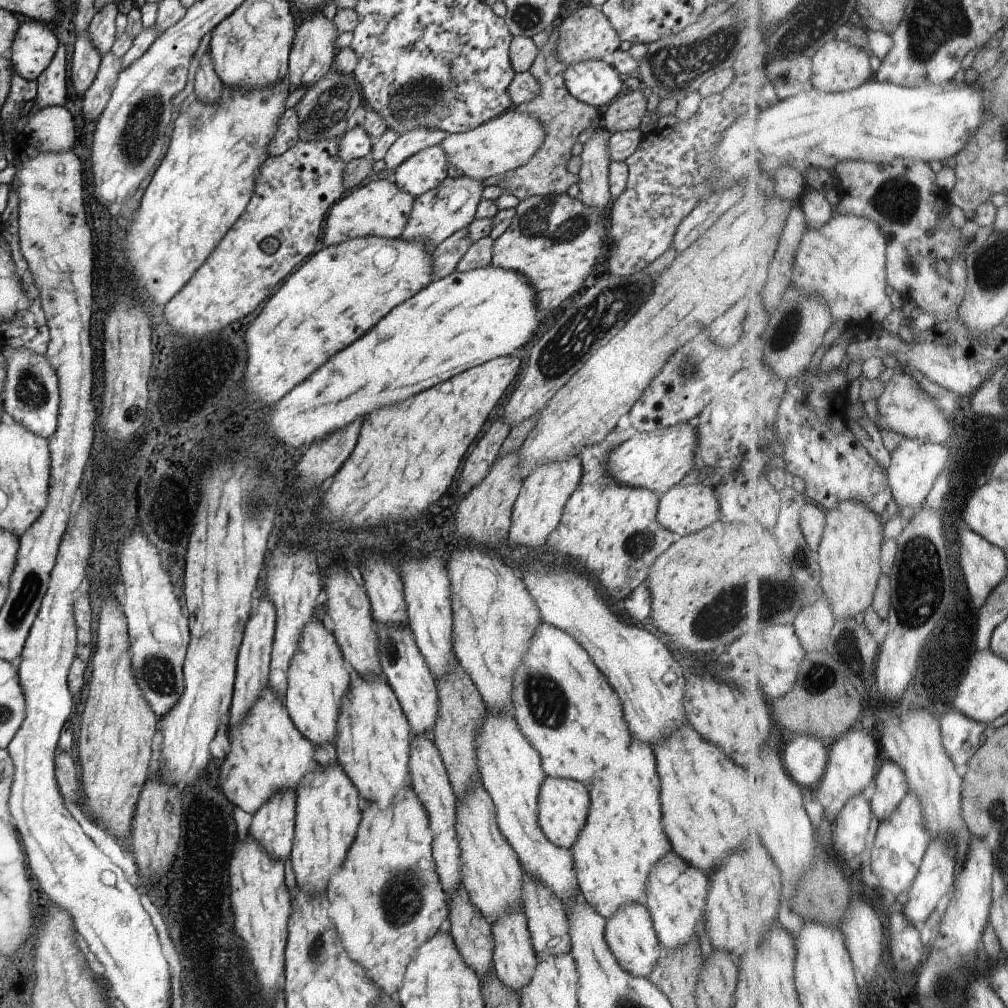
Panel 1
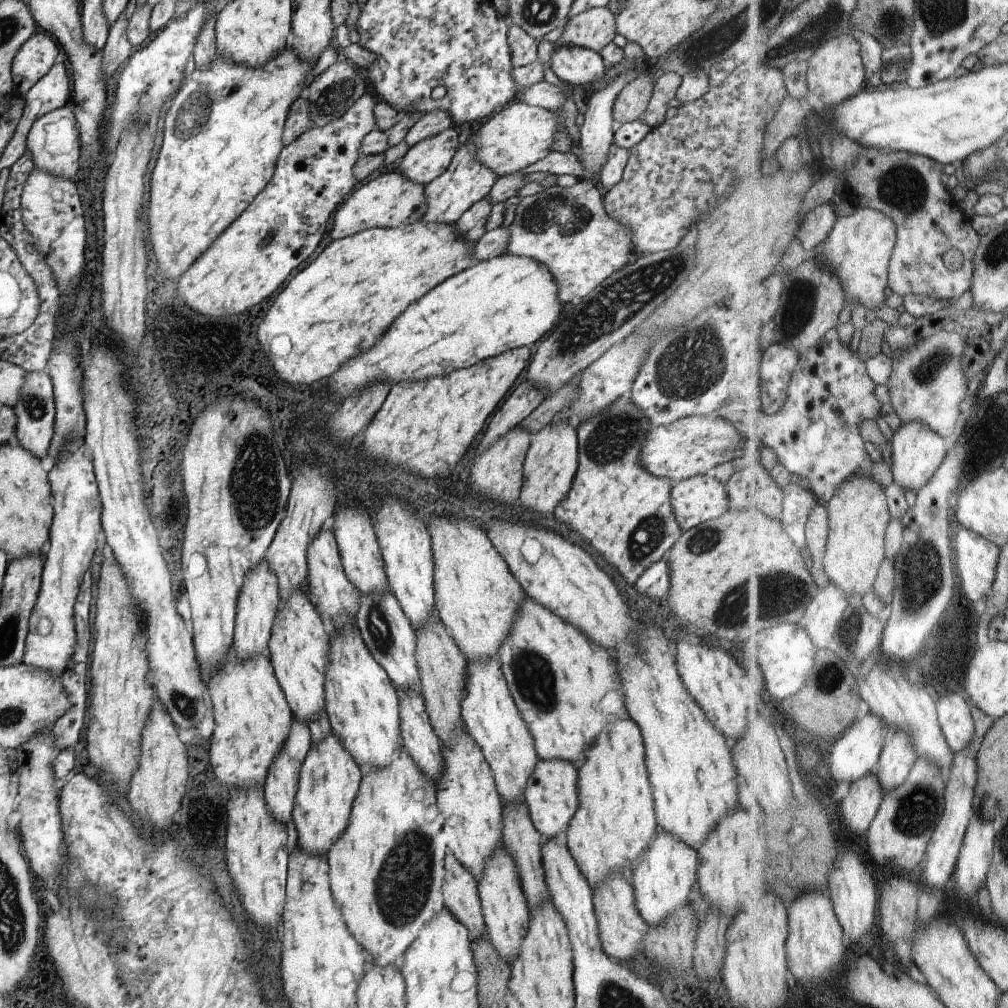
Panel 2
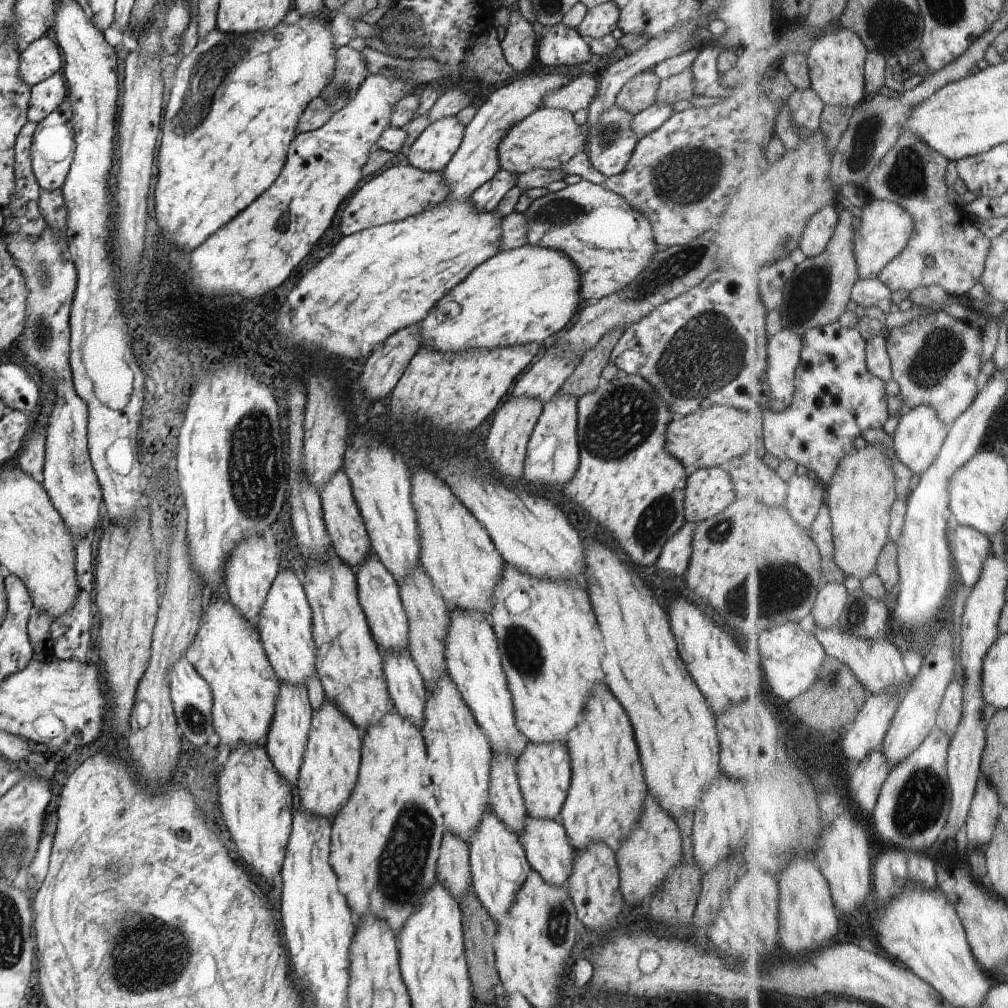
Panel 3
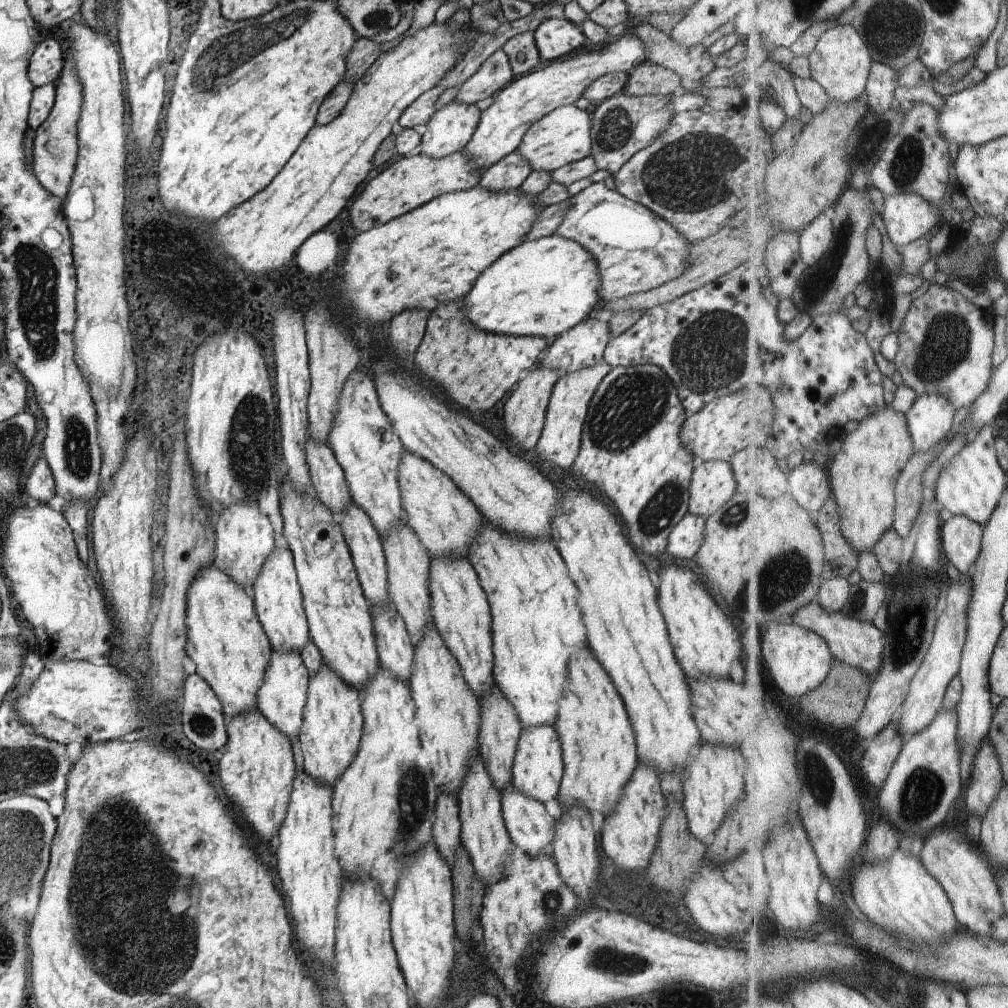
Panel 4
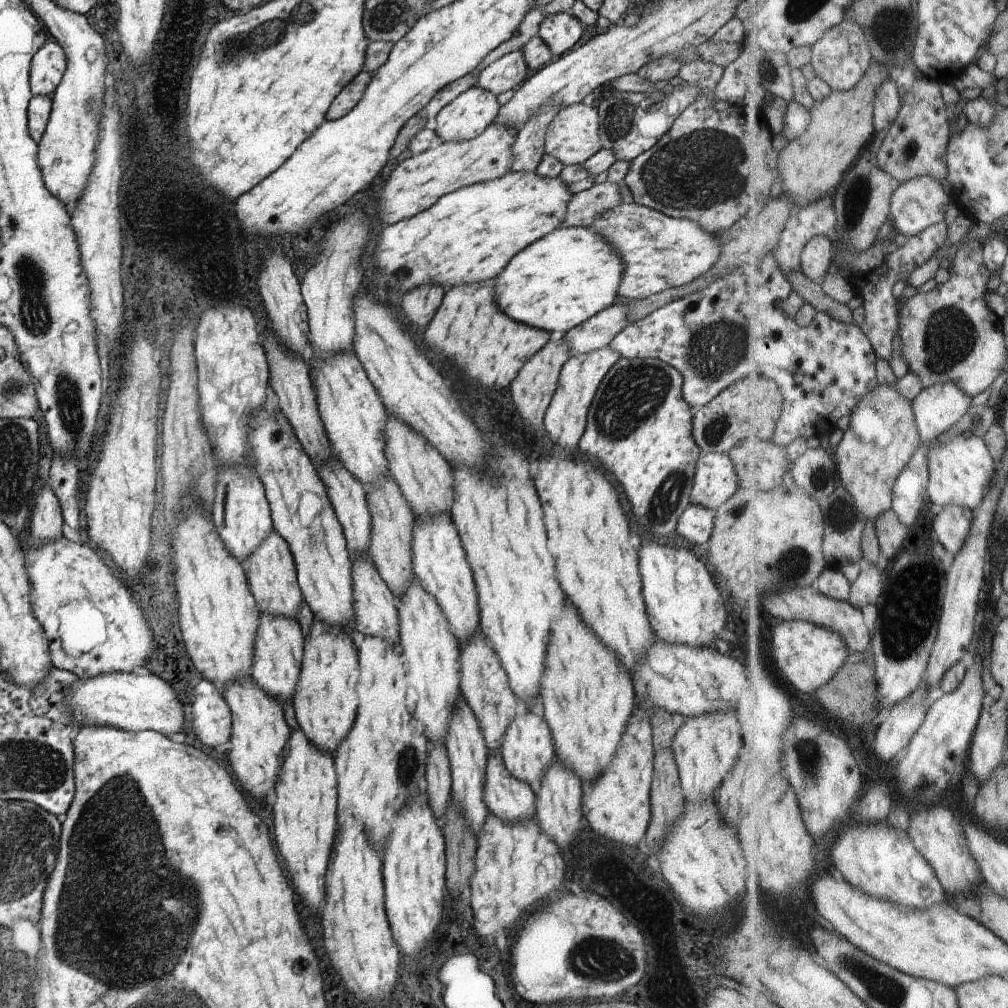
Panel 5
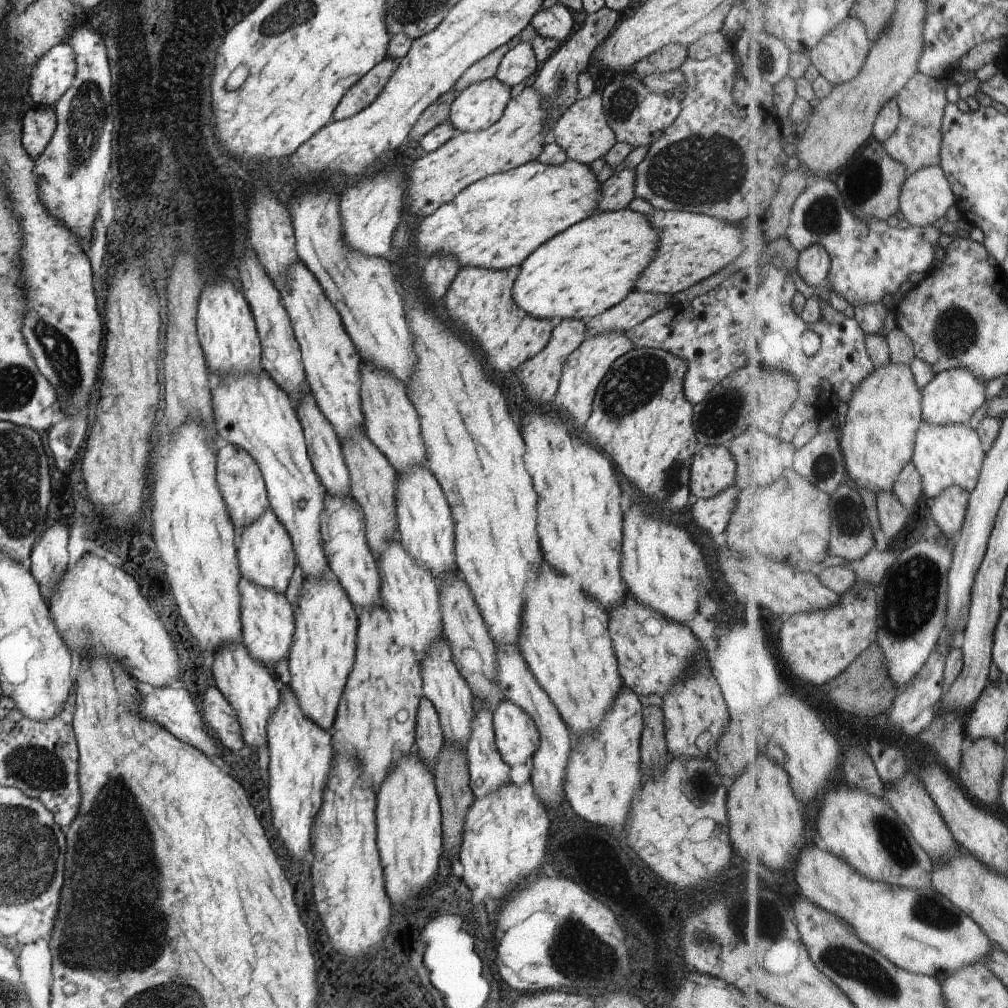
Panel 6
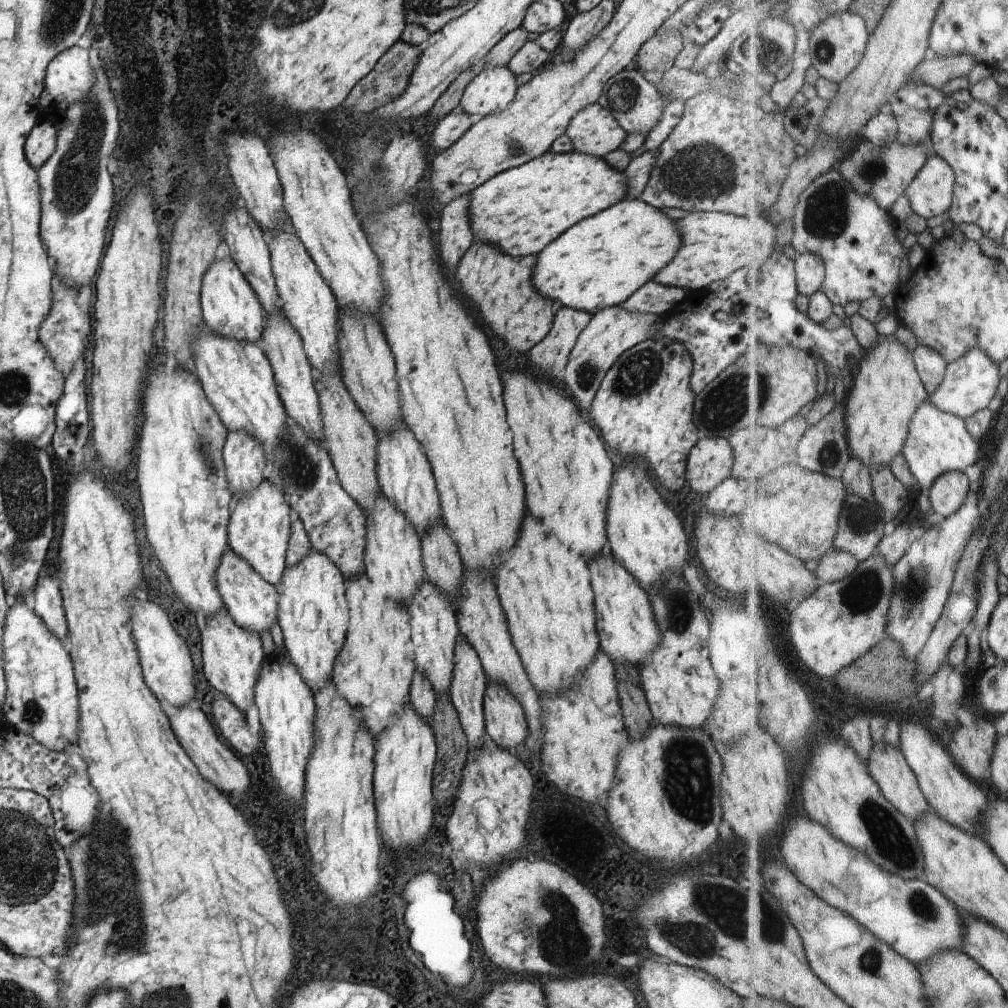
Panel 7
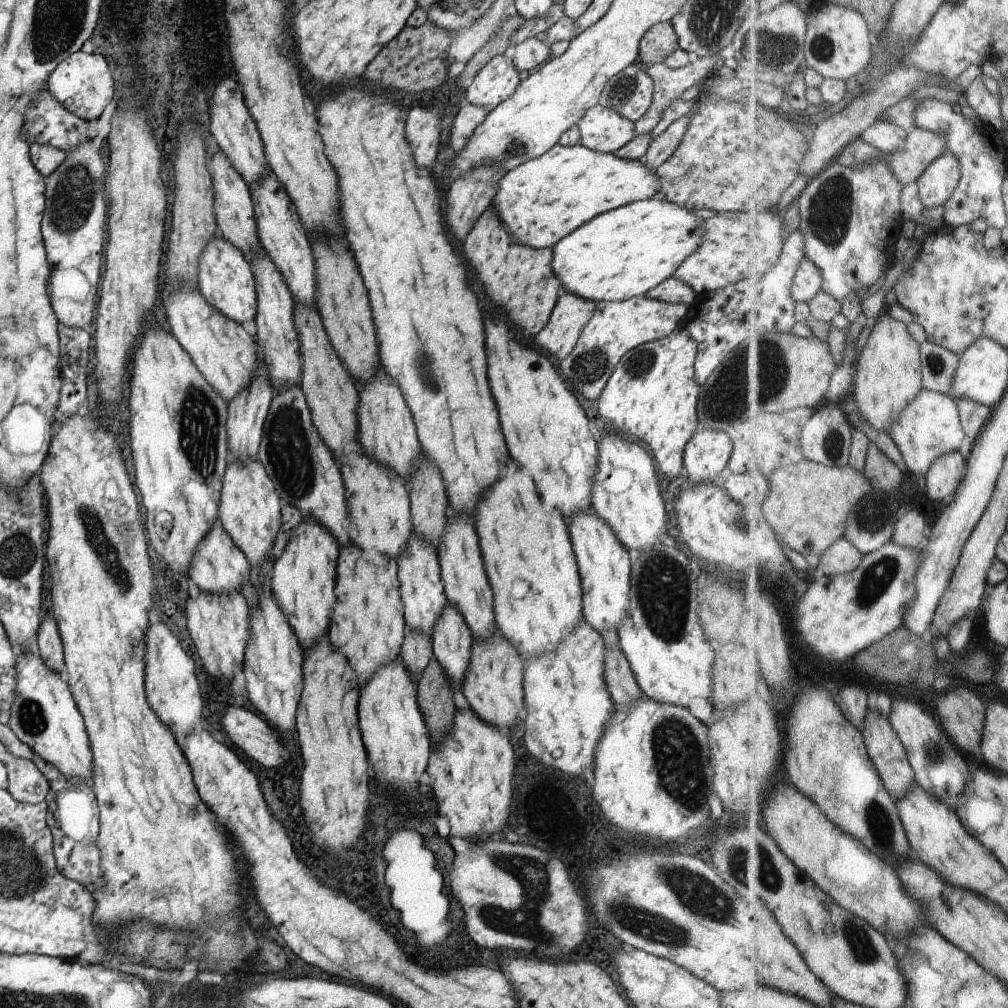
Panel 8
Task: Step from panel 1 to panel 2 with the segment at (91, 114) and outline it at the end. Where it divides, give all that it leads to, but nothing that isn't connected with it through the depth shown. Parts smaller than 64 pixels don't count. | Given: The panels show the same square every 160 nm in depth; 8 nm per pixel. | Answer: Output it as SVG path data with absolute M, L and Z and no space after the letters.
M124 10L109 28L106 44L102 48L103 71L106 79L110 78L118 66L134 52L127 37L128 23Z

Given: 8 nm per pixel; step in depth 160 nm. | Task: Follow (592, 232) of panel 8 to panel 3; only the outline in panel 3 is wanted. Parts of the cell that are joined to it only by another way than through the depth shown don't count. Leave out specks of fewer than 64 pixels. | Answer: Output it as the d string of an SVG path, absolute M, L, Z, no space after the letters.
M530 243L500 250L496 256L477 266L430 309L421 326L421 345L432 345L443 353L470 349L495 349L515 344L549 344L562 332L583 306L580 296L580 270L561 250Z

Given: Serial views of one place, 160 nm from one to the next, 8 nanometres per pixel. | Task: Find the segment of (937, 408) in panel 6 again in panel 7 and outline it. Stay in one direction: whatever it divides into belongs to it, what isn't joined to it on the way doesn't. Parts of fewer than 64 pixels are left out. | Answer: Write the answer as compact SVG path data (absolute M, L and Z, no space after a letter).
M978 347L950 365L944 384L932 395L932 400L944 410L968 418L992 406L994 398L1000 394L1000 384L1002 366L986 349Z

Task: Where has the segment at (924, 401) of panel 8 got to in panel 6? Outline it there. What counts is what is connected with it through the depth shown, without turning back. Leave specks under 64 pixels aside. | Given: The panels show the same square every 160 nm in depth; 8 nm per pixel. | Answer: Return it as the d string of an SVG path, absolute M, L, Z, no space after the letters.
M925 419L917 436L913 461L923 474L926 494L936 498L952 485L962 485L974 492L981 481L987 456L988 449L978 428L967 423L939 425Z

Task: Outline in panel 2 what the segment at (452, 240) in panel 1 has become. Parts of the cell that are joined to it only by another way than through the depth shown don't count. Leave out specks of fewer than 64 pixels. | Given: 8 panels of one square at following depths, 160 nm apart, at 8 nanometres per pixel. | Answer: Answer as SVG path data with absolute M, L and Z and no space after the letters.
M488 194L462 213L455 225L464 240L476 242L485 233L485 224L493 206Z

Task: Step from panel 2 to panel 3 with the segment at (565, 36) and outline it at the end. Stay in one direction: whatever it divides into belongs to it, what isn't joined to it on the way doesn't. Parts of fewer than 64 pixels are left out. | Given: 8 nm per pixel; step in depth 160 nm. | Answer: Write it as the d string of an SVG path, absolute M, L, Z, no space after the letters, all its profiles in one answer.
M606 2L588 9L584 20L576 28L580 36L602 40L604 36L612 35L617 28L619 10L614 2Z

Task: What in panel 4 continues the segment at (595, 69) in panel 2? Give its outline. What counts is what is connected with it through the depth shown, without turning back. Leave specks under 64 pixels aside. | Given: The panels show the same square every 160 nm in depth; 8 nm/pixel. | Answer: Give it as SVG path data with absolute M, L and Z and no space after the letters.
M546 19L533 33L544 62L572 54L585 42L582 29L566 19Z

